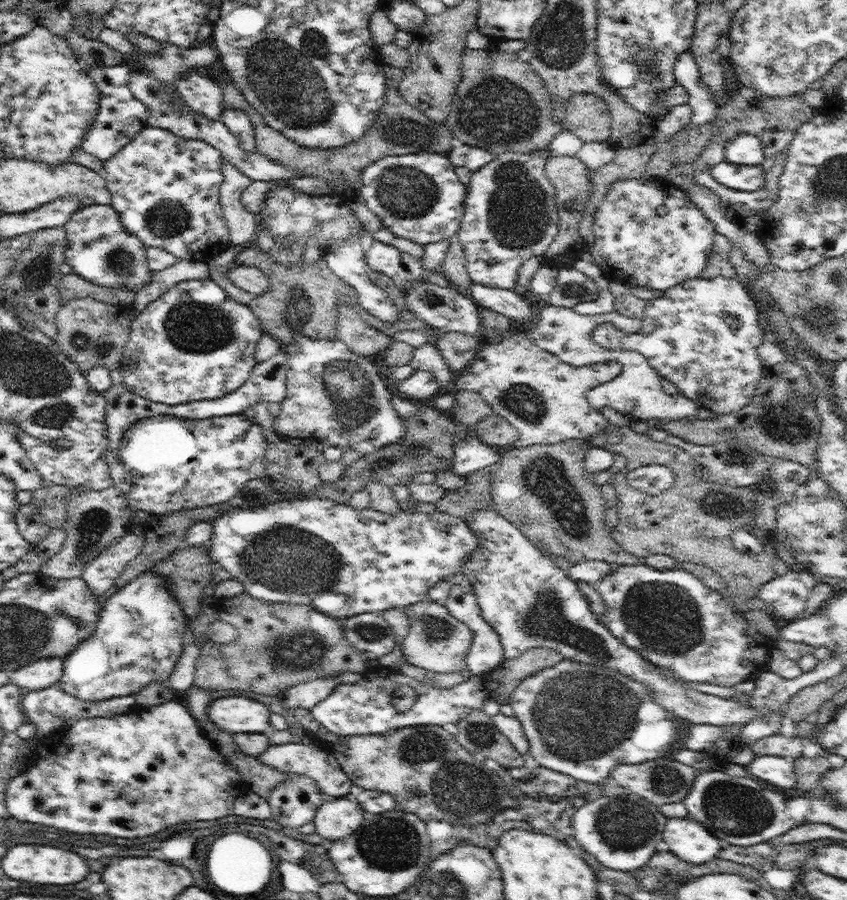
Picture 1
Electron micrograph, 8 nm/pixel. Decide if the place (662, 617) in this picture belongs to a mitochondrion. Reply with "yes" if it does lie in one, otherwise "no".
yes

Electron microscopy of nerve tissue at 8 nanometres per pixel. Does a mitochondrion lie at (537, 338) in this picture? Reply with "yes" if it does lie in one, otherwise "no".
no

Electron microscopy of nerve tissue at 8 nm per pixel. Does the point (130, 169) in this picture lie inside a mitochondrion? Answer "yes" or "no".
no

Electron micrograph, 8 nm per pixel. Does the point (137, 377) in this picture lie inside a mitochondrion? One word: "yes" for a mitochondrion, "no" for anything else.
no

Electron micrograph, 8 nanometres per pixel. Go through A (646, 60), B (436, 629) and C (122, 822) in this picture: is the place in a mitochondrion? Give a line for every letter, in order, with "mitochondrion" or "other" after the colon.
A: mitochondrion
B: mitochondrion
C: other

